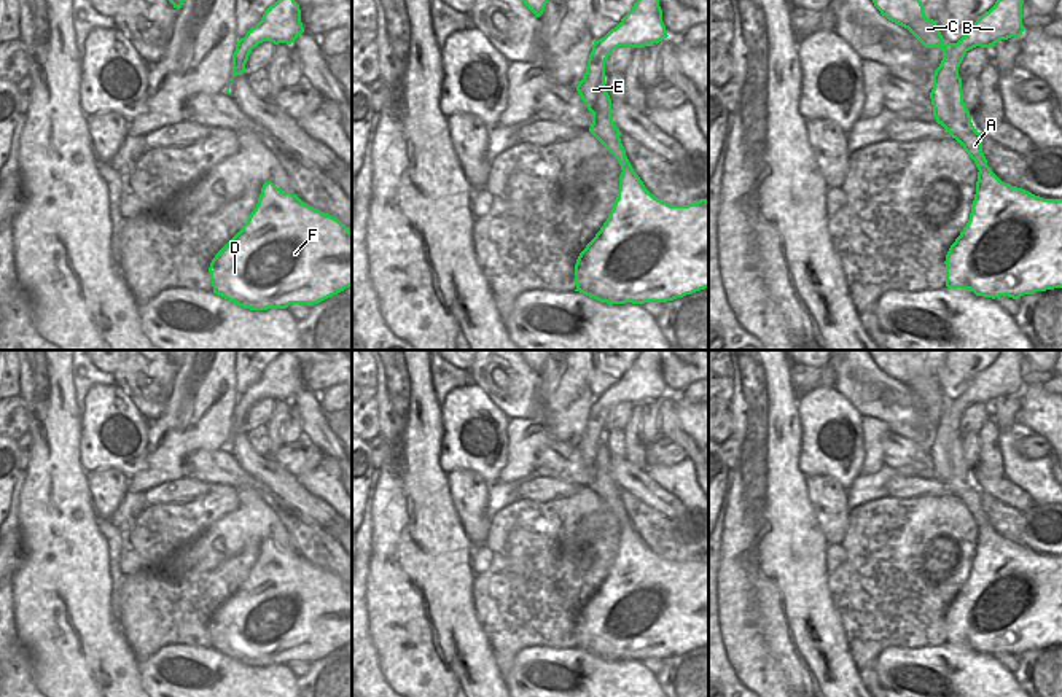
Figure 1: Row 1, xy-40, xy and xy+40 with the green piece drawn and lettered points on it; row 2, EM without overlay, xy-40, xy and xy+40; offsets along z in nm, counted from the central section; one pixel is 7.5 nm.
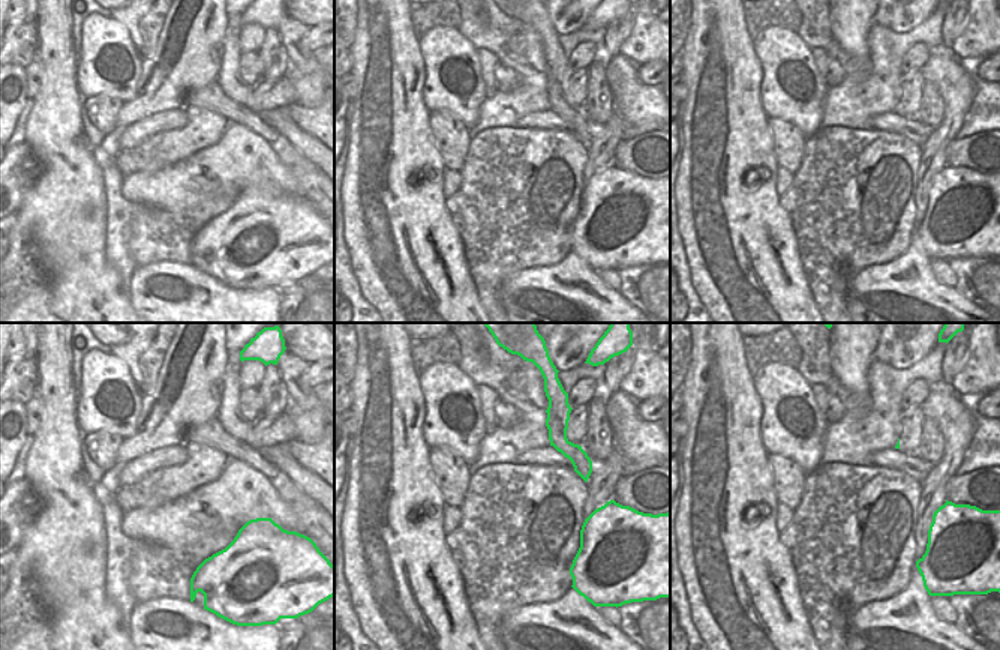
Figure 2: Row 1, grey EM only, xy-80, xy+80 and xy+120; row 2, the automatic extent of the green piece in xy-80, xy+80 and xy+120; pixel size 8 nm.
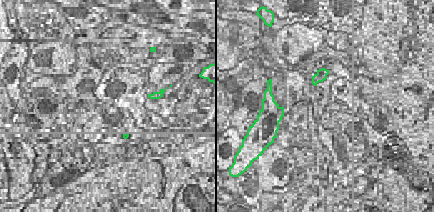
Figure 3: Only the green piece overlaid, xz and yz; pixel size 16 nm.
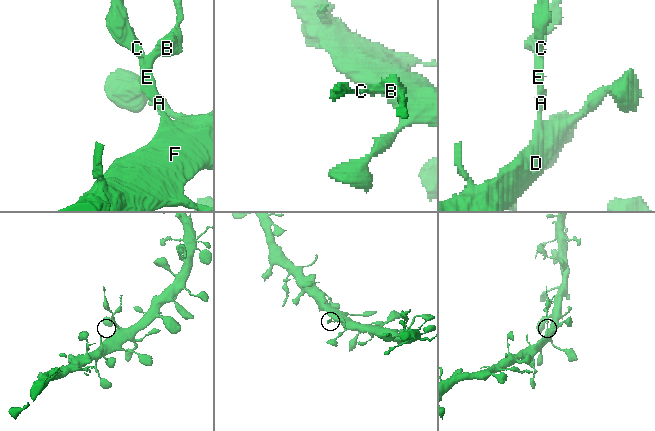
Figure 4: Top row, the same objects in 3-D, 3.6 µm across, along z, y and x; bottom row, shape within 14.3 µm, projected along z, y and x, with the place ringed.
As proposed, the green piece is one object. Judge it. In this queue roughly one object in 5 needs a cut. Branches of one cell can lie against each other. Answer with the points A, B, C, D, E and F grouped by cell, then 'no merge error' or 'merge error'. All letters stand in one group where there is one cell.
A B C E / D F | merge error

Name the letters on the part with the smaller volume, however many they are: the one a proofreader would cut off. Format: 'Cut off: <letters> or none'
Cut off: A, B, C, E

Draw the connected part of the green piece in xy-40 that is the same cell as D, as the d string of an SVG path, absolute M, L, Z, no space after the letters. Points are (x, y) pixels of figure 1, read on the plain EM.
M272 538L261 544L258 560L242 586L215 611L209 624L213 649L250 667L318 660L352 643L352 587Z

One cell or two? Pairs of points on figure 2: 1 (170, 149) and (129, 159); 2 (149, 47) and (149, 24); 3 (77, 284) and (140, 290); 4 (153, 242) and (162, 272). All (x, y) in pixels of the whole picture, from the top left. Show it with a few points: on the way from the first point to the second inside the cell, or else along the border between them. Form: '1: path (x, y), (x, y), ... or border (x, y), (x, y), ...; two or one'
1: path (159, 150), (140, 158); one
2: path (149, 41), (149, 30); one
3: border (123, 288), (134, 306); two
4: border (189, 263), (153, 261), (137, 266); two

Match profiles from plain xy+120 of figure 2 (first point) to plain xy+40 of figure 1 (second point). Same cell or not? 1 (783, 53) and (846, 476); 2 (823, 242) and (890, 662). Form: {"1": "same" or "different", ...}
{"1": "same", "2": "different"}

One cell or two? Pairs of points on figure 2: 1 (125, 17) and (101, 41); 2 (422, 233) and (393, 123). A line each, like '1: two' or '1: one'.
1: two
2: one

